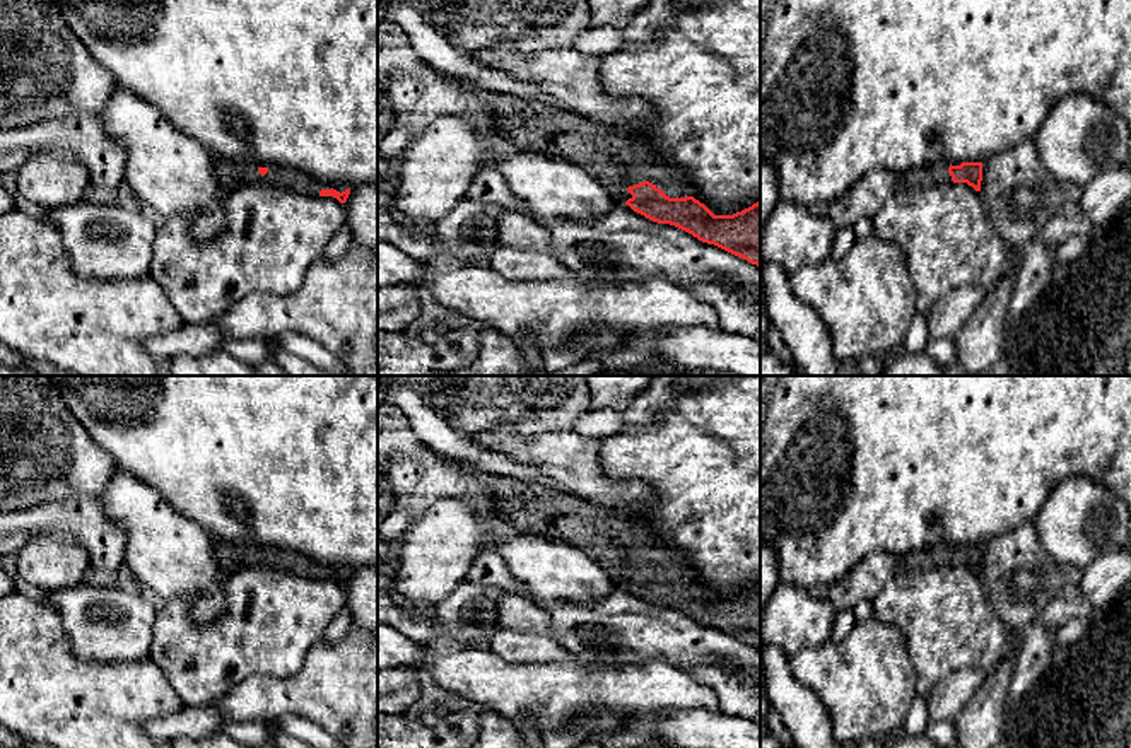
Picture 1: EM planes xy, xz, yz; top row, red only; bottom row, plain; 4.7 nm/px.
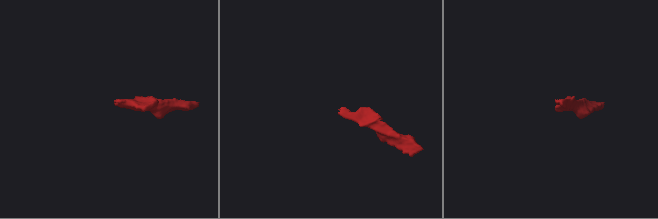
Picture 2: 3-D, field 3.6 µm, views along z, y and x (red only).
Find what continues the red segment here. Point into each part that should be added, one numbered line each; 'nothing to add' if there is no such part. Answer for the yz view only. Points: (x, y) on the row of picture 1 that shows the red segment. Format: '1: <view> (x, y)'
1: yz (938, 171)

